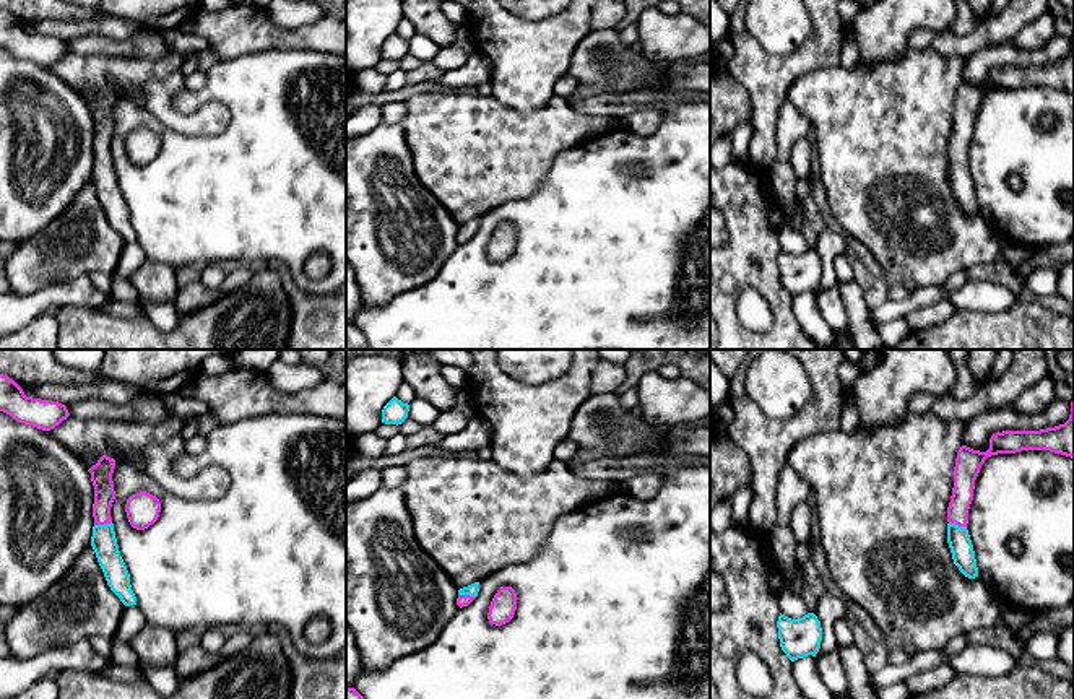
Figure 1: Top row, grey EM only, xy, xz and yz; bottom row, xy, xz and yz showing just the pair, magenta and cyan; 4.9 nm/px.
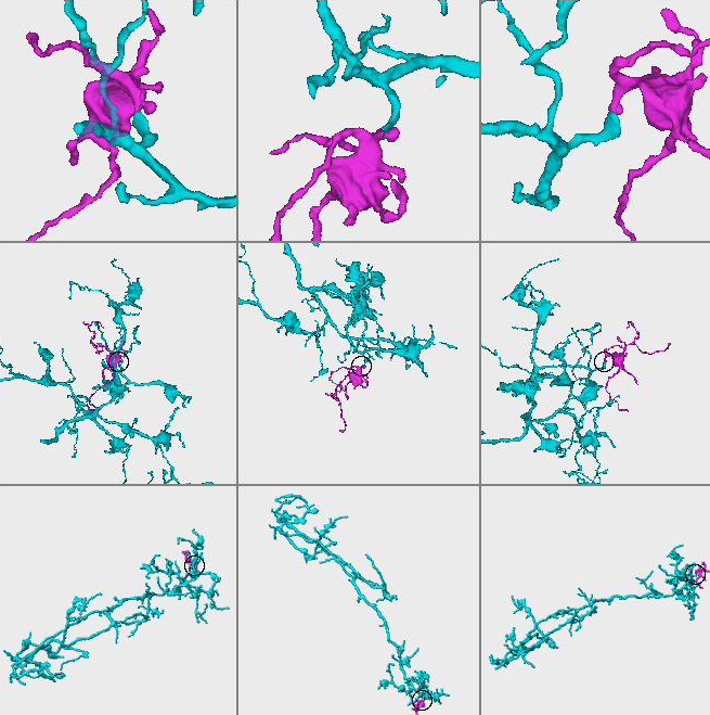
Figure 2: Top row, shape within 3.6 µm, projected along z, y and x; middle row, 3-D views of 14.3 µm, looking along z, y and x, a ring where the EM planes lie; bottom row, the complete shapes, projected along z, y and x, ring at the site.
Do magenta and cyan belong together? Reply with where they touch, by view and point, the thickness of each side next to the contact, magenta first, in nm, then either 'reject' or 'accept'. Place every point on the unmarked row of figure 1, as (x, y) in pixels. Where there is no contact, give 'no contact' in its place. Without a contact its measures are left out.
meets magenta in xy at (103, 160); 110 nm thick on the magenta side, 130 nm on the other; accept

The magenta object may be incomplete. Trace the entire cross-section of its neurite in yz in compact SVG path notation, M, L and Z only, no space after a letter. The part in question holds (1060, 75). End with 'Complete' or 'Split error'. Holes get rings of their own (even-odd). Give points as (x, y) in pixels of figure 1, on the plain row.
M1074 33L1069 55L1064 60L1040 67L996 68L991 72L986 88L967 81L959 85L954 102L954 124L947 143L947 179L954 200L968 215L978 213L975 187L967 166L975 115L988 93L1022 86L1050 86L1074 94Z. Split error

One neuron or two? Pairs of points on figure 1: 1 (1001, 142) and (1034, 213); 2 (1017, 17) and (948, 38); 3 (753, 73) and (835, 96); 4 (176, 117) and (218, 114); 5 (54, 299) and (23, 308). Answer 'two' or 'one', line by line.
1: one
2: one
3: two
4: one
5: one

